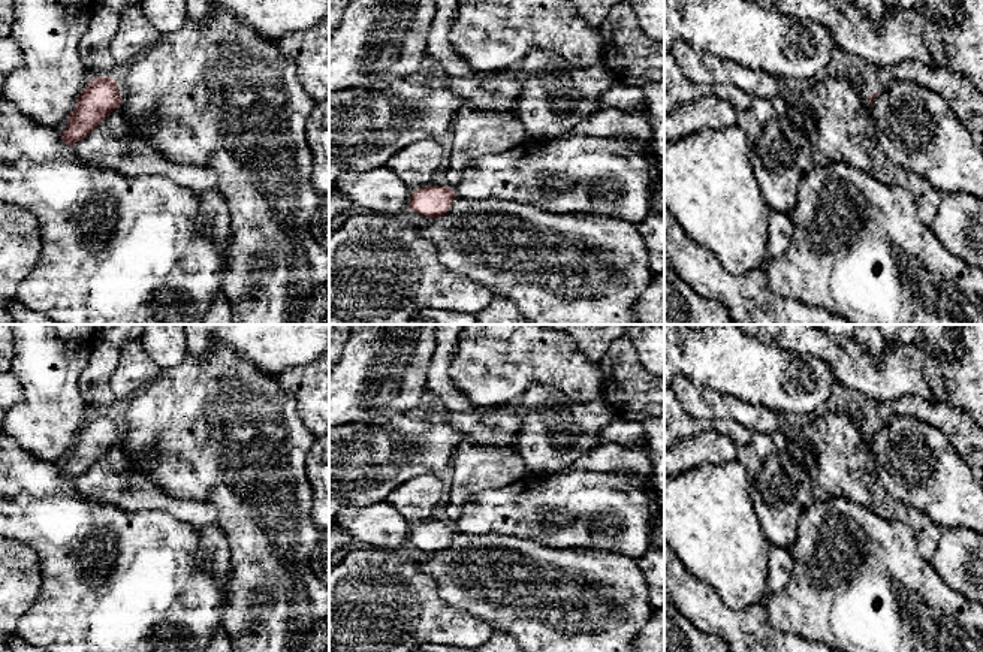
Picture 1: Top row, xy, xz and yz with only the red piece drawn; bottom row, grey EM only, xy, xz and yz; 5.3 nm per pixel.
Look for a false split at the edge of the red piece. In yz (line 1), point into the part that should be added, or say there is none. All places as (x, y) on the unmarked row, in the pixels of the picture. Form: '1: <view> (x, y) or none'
1: none

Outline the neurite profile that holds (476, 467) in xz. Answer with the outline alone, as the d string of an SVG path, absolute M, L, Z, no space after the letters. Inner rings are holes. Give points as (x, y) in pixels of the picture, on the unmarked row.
M462 441L453 455L453 480L449 502L443 507L446 522L455 525L462 505L476 492L506 488L528 474L515 447L494 447Z

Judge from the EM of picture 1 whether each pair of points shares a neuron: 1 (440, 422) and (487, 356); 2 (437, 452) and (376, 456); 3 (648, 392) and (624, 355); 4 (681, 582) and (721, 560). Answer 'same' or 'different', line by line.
1: different
2: same
3: same
4: different

